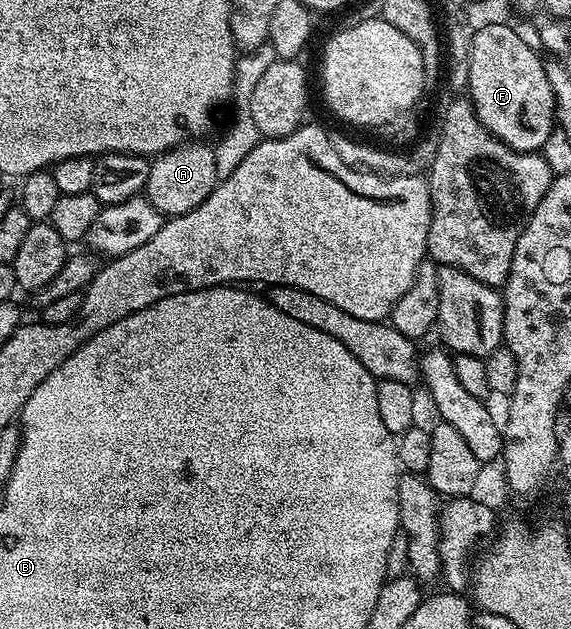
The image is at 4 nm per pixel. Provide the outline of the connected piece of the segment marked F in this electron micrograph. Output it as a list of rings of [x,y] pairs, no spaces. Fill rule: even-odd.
[[[489,22],[486,26],[478,25],[474,32],[474,43],[471,44],[470,78],[467,87],[473,111],[477,113],[478,120],[485,125],[487,132],[494,134],[503,144],[507,144],[510,150],[528,154],[544,151],[549,137],[555,134],[555,107],[551,84],[547,84],[547,72],[542,55],[534,50],[511,27],[504,26],[501,22]]]

